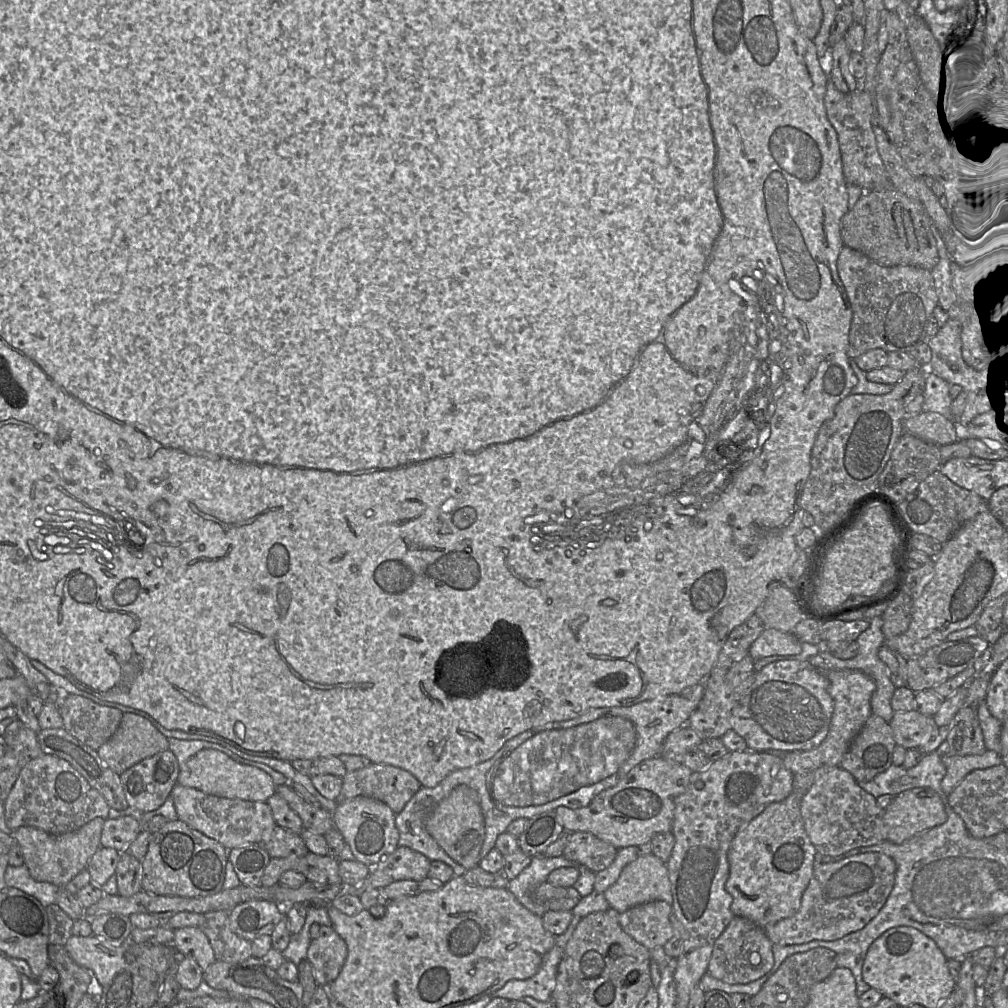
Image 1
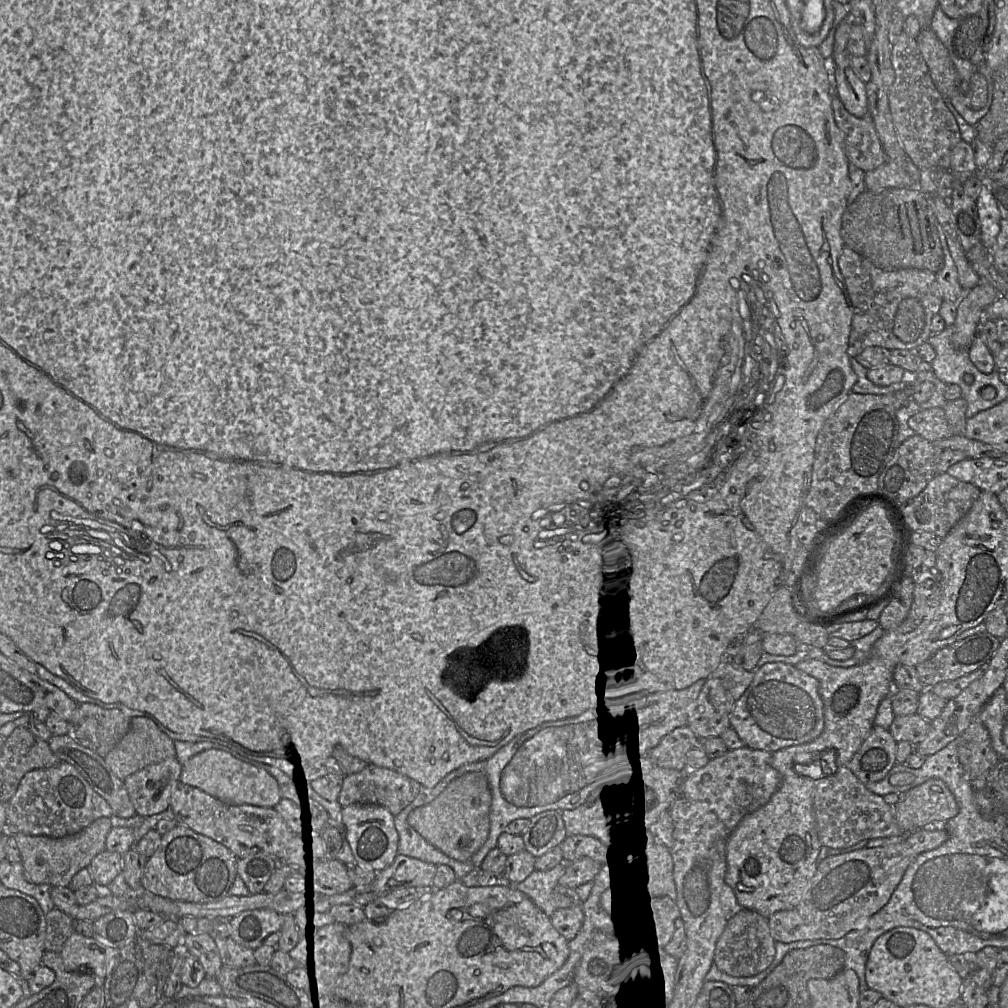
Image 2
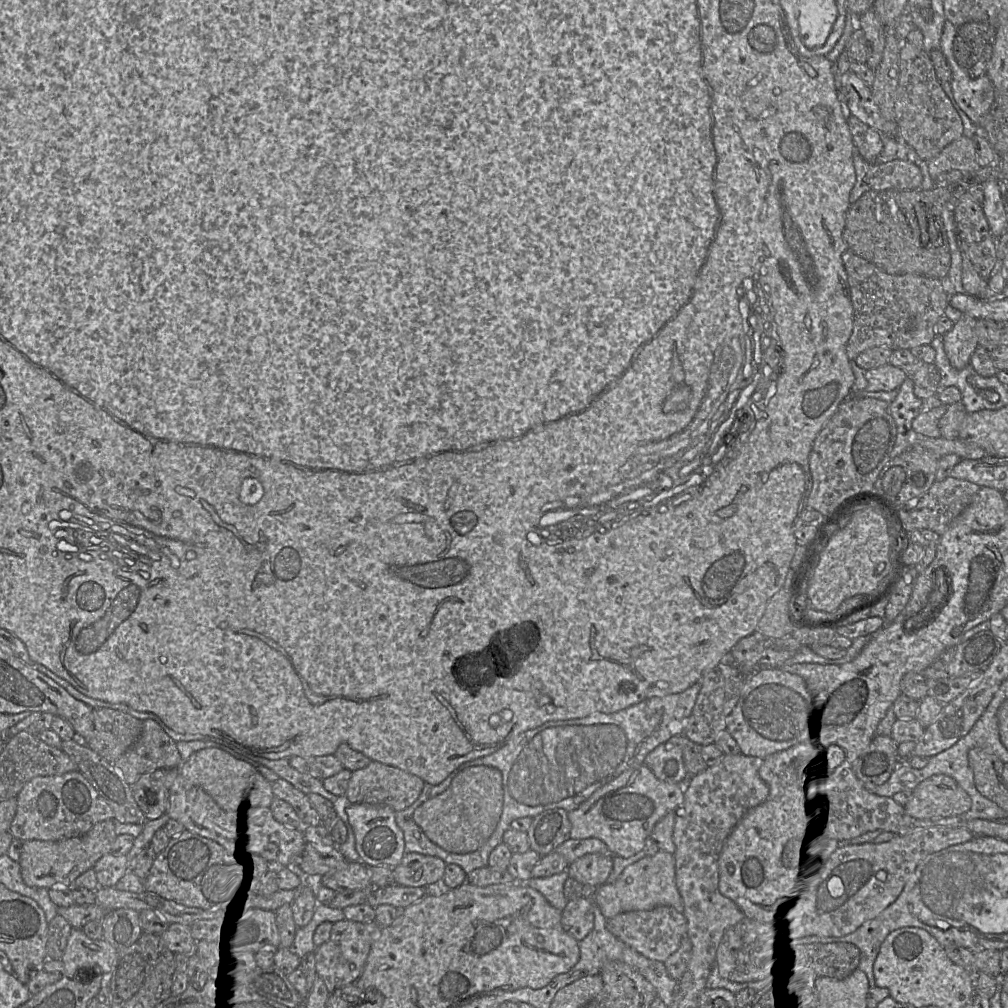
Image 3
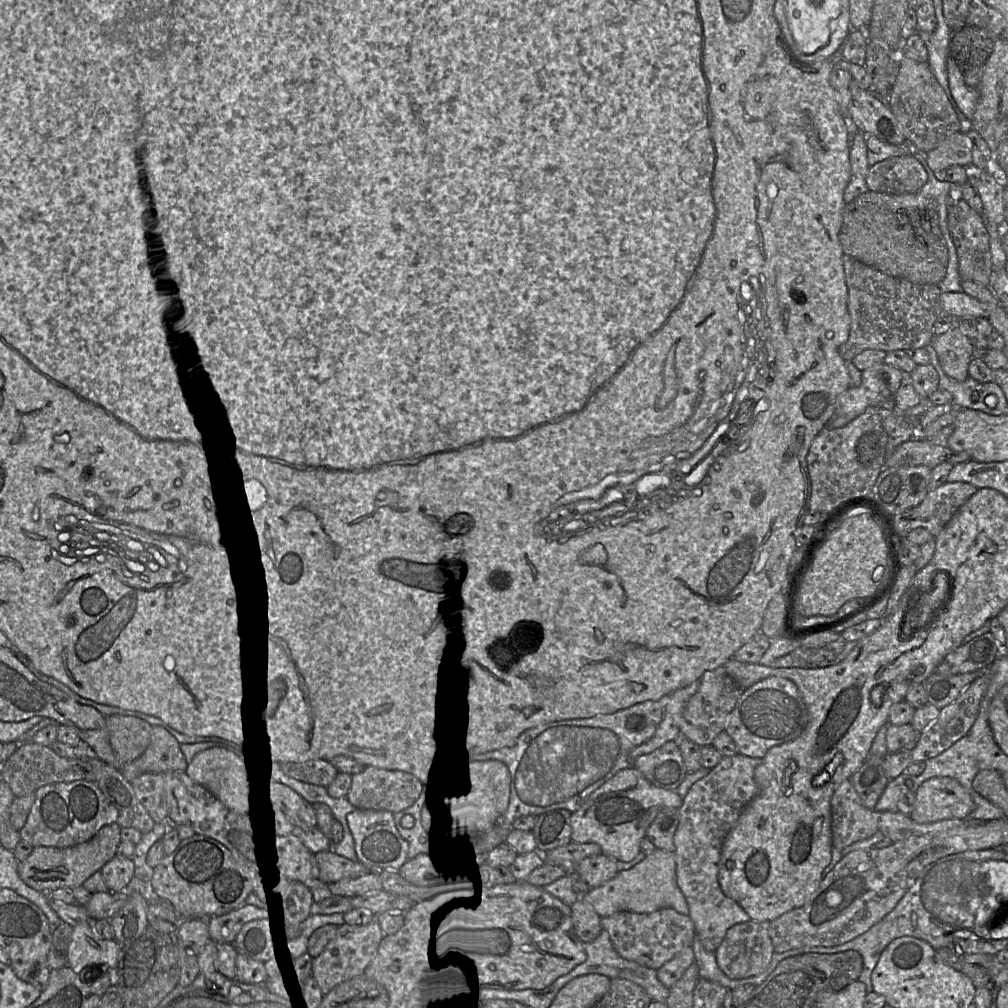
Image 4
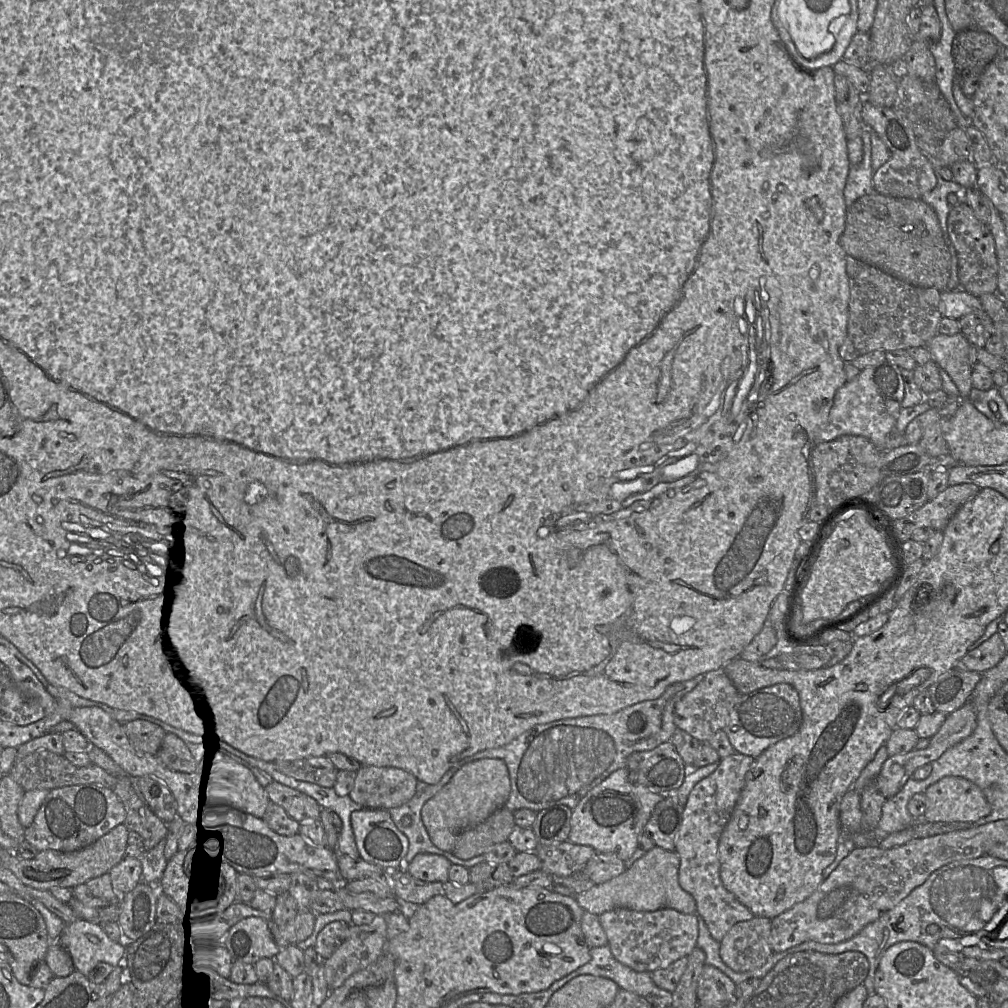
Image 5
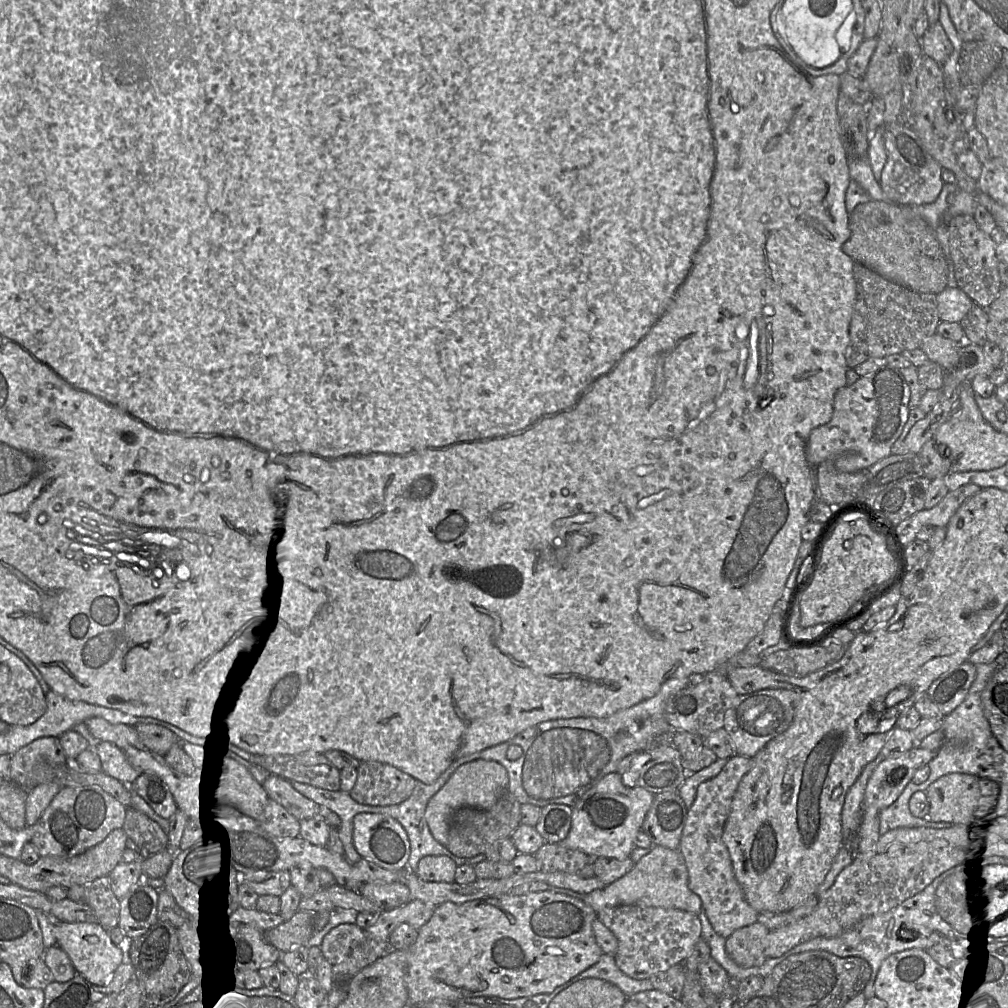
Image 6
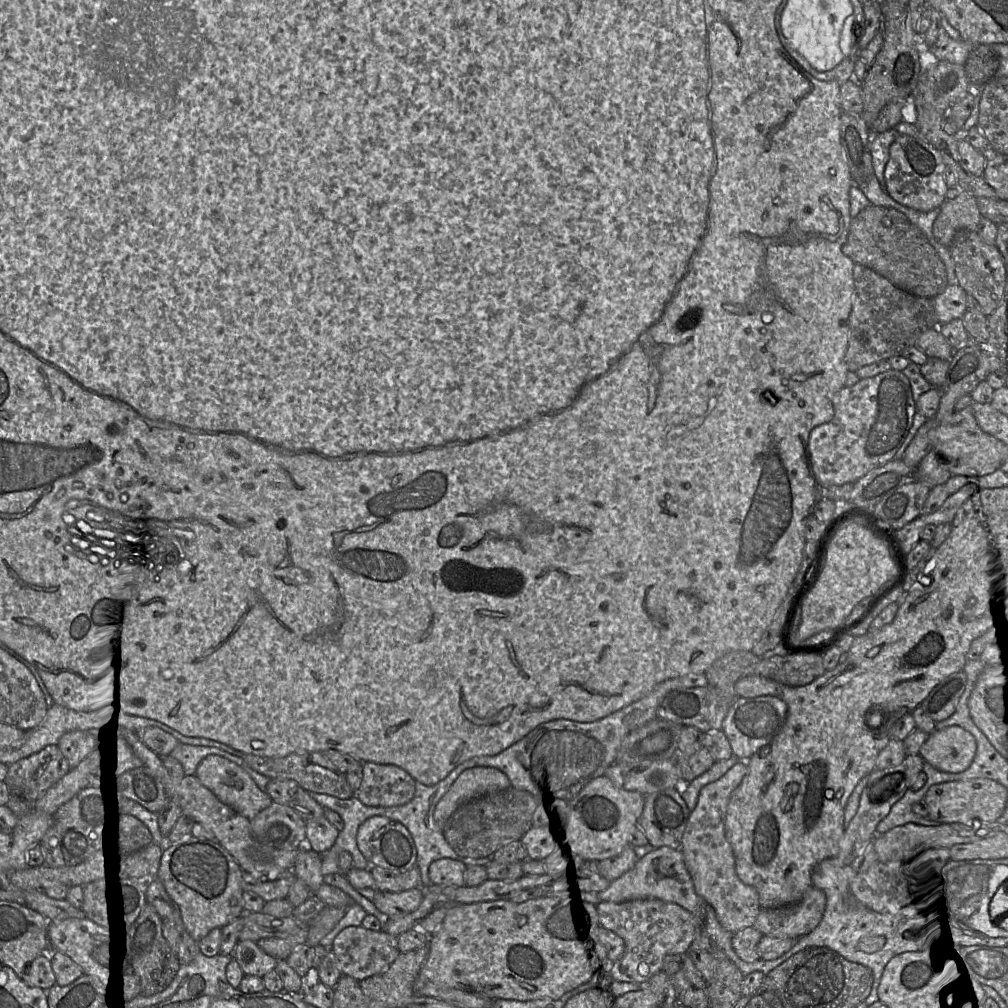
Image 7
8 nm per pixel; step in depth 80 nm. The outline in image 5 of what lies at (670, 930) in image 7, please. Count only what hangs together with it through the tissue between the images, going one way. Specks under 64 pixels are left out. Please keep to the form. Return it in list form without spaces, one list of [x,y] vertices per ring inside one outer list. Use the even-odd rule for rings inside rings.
[[[616,908],[599,916],[613,956],[637,972],[664,969],[682,957],[688,957],[697,947],[698,915],[683,914],[675,909],[636,911]]]

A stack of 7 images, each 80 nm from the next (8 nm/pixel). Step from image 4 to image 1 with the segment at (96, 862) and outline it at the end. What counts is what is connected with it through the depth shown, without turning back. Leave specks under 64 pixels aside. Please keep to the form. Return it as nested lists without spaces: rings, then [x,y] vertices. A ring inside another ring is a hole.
[[[95,818],[81,828],[63,833],[51,834],[35,827],[20,827],[13,831],[15,841],[19,845],[30,876],[39,882],[48,882],[64,887],[84,869],[91,857],[101,847],[101,834],[105,819]]]

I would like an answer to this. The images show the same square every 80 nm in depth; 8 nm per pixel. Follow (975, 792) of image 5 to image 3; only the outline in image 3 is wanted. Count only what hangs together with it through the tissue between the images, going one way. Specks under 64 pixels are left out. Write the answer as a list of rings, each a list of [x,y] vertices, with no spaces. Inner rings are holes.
[[[933,775],[912,791],[904,810],[912,818],[930,820],[962,815],[971,806],[971,798],[953,778]]]

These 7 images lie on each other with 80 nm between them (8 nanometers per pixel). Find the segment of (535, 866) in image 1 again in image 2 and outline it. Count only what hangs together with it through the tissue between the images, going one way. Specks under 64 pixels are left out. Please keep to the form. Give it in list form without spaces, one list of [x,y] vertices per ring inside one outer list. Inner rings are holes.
[[[563,859],[550,870],[534,870],[524,881],[512,885],[528,895],[534,904],[550,917],[557,909],[553,901],[552,891],[559,885],[560,877],[572,862]]]

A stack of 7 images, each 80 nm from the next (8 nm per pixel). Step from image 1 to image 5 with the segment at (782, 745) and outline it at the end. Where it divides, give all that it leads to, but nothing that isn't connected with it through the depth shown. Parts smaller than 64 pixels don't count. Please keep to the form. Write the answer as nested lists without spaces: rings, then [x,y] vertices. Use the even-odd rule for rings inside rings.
[[[790,684],[767,686],[740,694],[724,731],[737,753],[757,758],[769,746],[794,735],[802,723],[802,709],[797,690]]]

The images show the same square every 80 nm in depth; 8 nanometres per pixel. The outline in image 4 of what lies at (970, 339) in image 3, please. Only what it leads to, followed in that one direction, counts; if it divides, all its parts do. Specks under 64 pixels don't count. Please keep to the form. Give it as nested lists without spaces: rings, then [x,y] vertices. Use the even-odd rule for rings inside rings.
[[[958,326],[935,336],[931,345],[945,374],[959,382],[965,381],[975,348]]]

